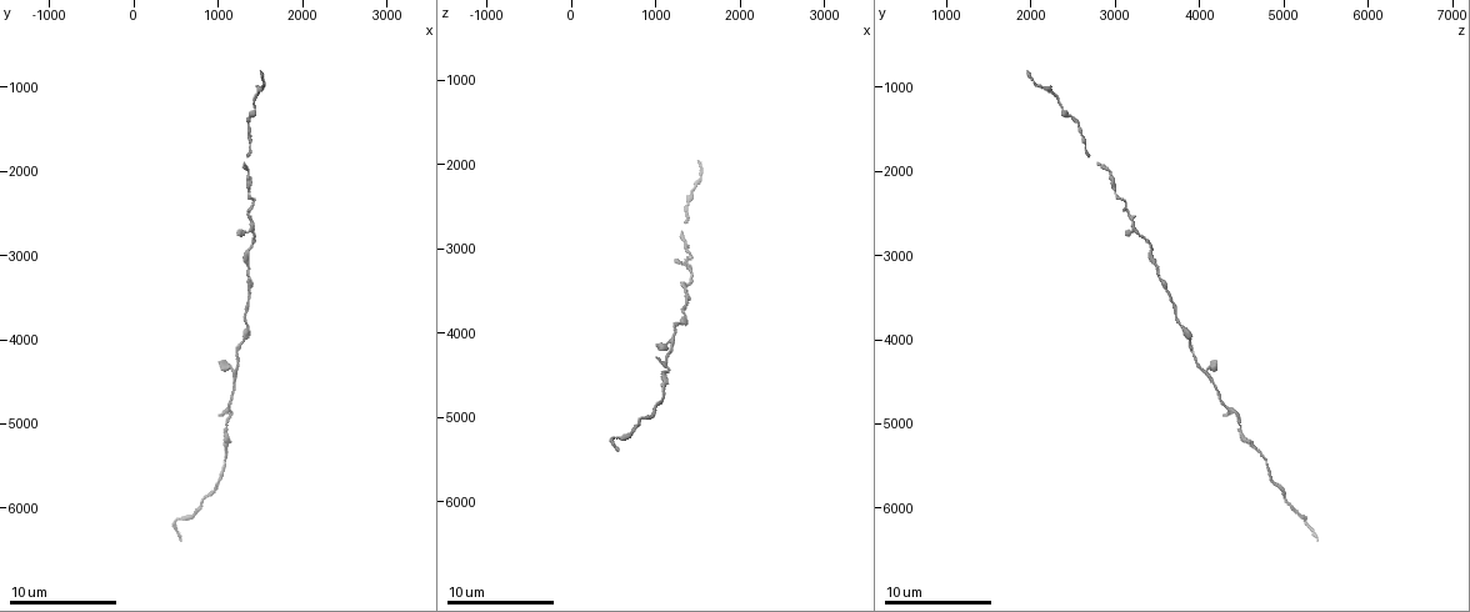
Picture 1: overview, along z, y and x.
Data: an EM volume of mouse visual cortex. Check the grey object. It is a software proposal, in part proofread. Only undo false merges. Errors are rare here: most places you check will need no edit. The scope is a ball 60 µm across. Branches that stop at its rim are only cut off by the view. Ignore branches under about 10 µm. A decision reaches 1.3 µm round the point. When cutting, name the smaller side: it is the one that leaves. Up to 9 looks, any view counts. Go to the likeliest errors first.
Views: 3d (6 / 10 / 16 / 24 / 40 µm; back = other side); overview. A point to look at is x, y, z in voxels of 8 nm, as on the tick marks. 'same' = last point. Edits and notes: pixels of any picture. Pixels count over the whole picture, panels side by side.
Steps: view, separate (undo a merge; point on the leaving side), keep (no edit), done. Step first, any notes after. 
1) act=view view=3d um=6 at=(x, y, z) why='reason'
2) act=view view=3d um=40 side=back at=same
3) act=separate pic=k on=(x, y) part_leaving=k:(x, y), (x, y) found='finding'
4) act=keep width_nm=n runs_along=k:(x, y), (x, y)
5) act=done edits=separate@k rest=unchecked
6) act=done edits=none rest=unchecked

act=view view=3d um=16 at=(1200, 4100, 3900) why='thick turns thin'

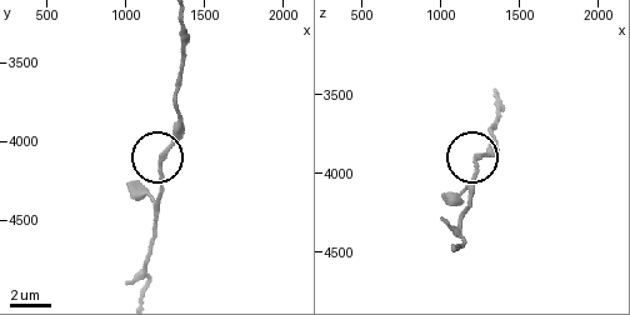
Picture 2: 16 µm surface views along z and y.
act=keep width_nm=200 runs_along=2:(493, 128), (491, 148), (473, 158), (478, 169), (473, 186) found='continuous, no second cell'

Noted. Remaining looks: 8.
act=view view=3d um=6 at=(1100, 5100, 4500) why='sudden change in width'

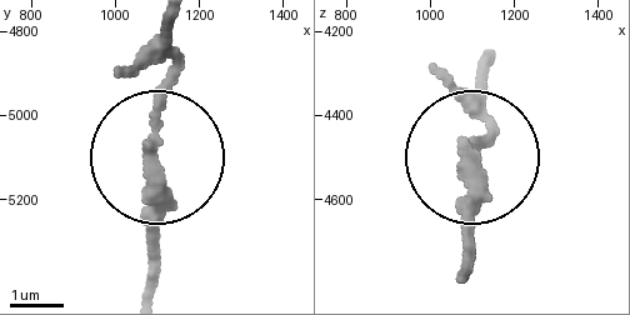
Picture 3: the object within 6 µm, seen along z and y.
act=keep width_nm=250 runs_along=3:(173, 31), (160, 269) found='continuous, no second cell'

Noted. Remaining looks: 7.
act=view view=3d um=16 at=(1350, 1950, 2850) why='sudden change in width'

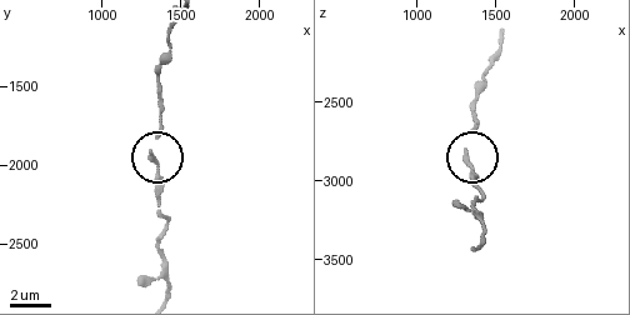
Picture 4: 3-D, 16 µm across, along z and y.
act=view view=3d um=16 side=back at=(1320, 1960, 2900) why='other side'

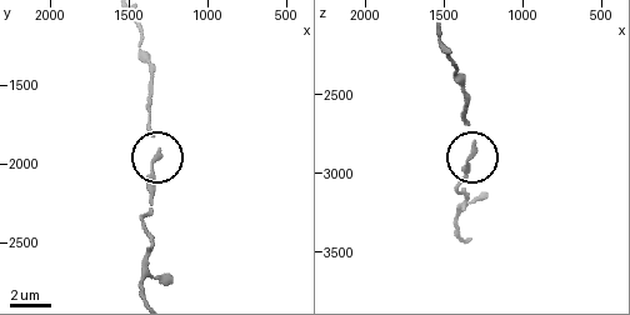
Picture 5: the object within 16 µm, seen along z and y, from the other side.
act=keep runs_along=5:(464, 239), (455, 215), (468, 120) found='one cell here'

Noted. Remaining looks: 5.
act=view view=3d um=6 at=(1300, 3200, 3550) why='narrows sharply'

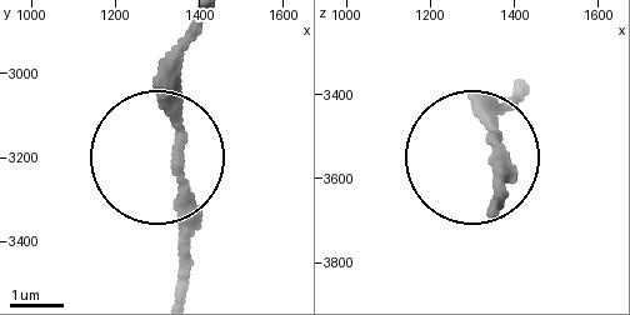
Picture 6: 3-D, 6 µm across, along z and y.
act=keep runs_along=6:(183, 291), (170, 90), (183, 40) found='all the same cell'

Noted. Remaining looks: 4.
act=done edits=none rest=unchecked

